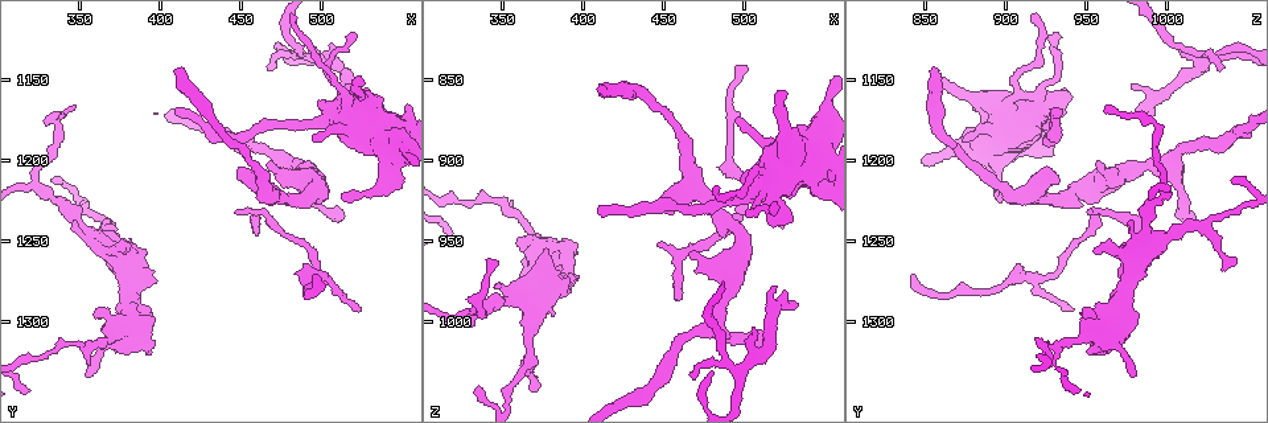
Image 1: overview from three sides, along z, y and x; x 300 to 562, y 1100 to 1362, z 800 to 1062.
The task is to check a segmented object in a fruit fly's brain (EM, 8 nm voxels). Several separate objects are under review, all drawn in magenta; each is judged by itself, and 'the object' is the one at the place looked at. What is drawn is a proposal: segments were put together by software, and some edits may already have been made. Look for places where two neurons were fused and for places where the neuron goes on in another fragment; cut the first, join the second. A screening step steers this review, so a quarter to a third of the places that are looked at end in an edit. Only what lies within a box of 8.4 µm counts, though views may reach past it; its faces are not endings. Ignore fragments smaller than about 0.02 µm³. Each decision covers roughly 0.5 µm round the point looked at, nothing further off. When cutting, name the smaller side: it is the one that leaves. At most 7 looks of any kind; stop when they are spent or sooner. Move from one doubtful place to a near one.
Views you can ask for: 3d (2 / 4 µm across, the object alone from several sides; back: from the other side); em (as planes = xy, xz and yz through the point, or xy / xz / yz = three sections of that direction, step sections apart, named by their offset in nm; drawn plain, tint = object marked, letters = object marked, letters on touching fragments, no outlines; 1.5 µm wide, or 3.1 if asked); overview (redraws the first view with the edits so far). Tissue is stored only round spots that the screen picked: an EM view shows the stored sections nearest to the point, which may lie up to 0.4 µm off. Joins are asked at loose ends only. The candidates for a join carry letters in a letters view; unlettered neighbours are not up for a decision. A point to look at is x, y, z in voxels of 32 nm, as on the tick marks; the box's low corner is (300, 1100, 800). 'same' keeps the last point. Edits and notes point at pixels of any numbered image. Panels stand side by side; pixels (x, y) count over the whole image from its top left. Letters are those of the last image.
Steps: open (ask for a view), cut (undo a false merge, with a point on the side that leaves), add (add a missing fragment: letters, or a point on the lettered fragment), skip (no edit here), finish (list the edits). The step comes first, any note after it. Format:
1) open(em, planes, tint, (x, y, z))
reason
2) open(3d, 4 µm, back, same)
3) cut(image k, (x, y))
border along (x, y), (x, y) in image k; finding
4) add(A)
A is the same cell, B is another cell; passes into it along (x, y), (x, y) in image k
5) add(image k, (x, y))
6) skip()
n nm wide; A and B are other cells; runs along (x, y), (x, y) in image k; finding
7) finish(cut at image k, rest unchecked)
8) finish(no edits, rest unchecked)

open(em, xz, step 8, letters, (358, 1294, 948))
free end

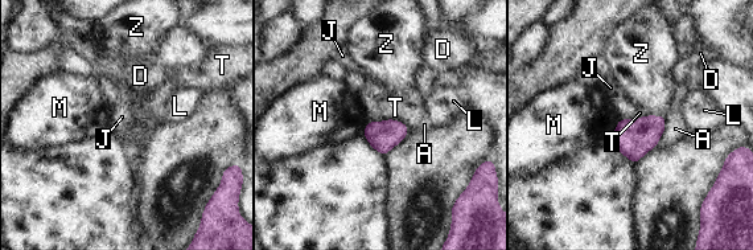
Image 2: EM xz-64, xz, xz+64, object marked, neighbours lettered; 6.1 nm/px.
open(em, planes, letters, same)

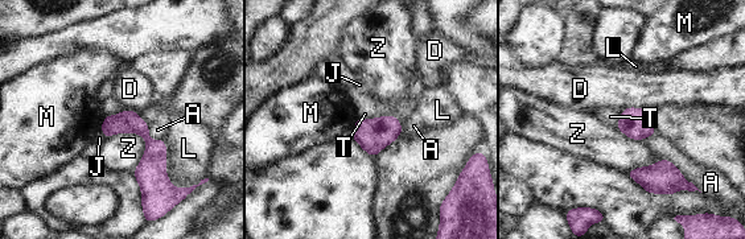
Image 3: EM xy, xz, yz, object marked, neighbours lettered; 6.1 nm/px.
skip()
T touches over 280 nm; A, D, J, L, M, T and Z are other cells; runs along (107, 119), (145, 135), (144, 184) in image 3; no lettered fragment goes on from it

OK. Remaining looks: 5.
open(em, planes, letters, (518, 1120, 932))

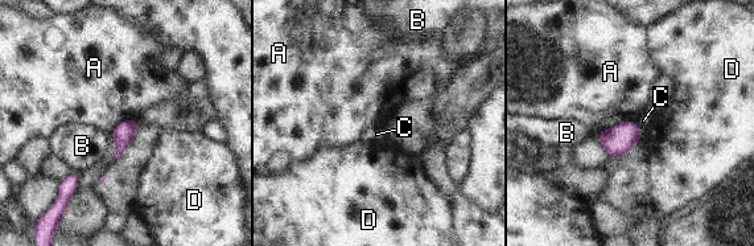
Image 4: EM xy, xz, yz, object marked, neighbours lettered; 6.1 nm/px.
skip()
140 nm wide; A, B, C and D are other cells; no lettered fragment goes on from it

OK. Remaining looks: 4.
open(em, planes, letters, (462, 1244, 984))
an open end

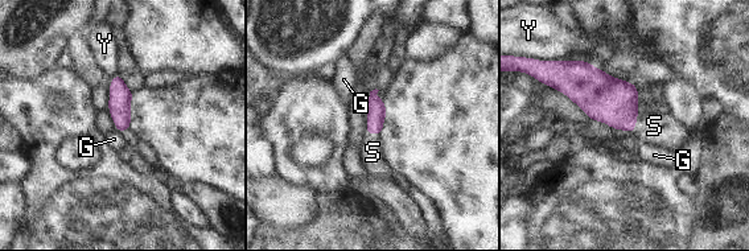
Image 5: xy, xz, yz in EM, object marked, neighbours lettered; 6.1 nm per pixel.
add(S)
S is the same cell, G and Y are other cells; passes into it along (612, 101), (636, 119), (654, 126) in image 5; the neuron continues

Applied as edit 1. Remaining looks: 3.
finish(add at image 5, rest unchecked)

